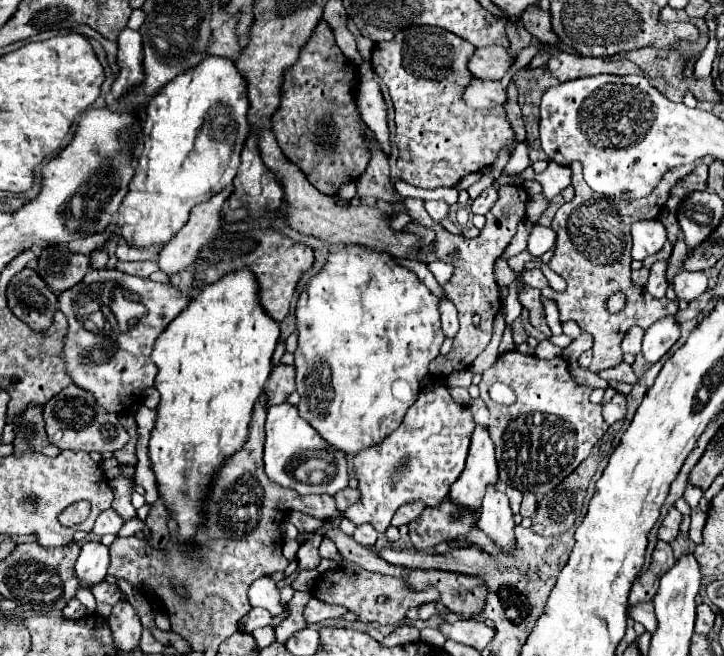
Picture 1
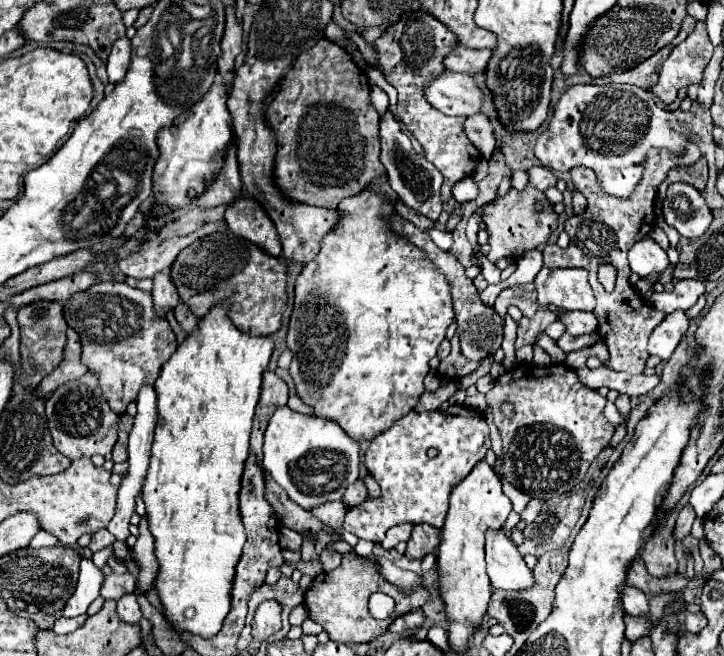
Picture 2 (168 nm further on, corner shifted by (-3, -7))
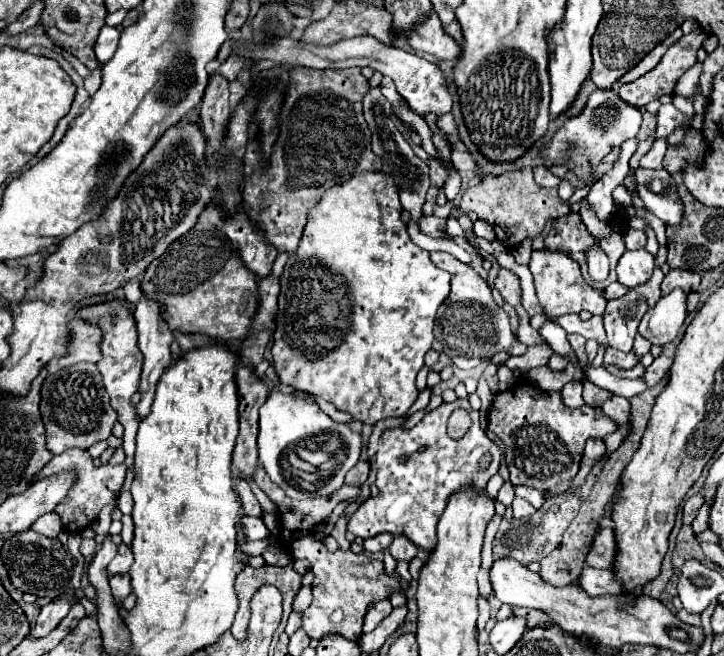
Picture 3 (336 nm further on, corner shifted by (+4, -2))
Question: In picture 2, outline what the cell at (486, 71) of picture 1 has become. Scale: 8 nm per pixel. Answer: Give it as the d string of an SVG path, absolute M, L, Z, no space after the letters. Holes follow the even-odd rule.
M458 42L456 48L450 52L450 56L444 56L444 66L446 70L452 70L452 72L484 74L490 56L492 56L492 50L472 50Z

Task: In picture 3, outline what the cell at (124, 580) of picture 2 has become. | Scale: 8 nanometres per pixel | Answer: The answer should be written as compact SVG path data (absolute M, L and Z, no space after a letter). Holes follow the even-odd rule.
M119 545L119 553L117 557L107 565L107 575L121 575L121 573L129 573L129 567L133 563L133 553L127 545Z

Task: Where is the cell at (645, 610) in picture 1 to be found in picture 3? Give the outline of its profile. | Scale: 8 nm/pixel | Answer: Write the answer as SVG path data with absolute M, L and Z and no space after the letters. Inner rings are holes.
M585 567L581 571L579 583L581 583L583 591L591 597L597 597L597 595L623 595L623 591L625 591L625 587L615 577L615 573L607 571L607 569Z

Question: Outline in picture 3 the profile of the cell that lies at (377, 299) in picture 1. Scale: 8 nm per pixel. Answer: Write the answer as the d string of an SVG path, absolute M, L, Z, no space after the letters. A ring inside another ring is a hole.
M369 173L369 175L357 175L355 179L341 183L337 187L331 187L329 191L323 193L321 203L309 213L299 249L289 257L289 263L285 265L285 275L281 279L281 293L279 293L279 311L277 311L277 327L273 335L273 367L277 369L277 375L281 377L283 383L291 385L293 389L301 391L311 391L317 397L327 399L333 403L339 411L349 413L353 419L375 425L381 419L387 417L401 417L405 415L411 405L415 403L419 391L415 387L415 375L423 367L423 355L431 349L433 343L433 325L435 325L435 315L441 303L449 295L449 273L435 267L433 261L429 259L429 251L417 247L409 233L407 225L401 219L401 201L397 199L397 187L393 187L393 179L385 173Z

